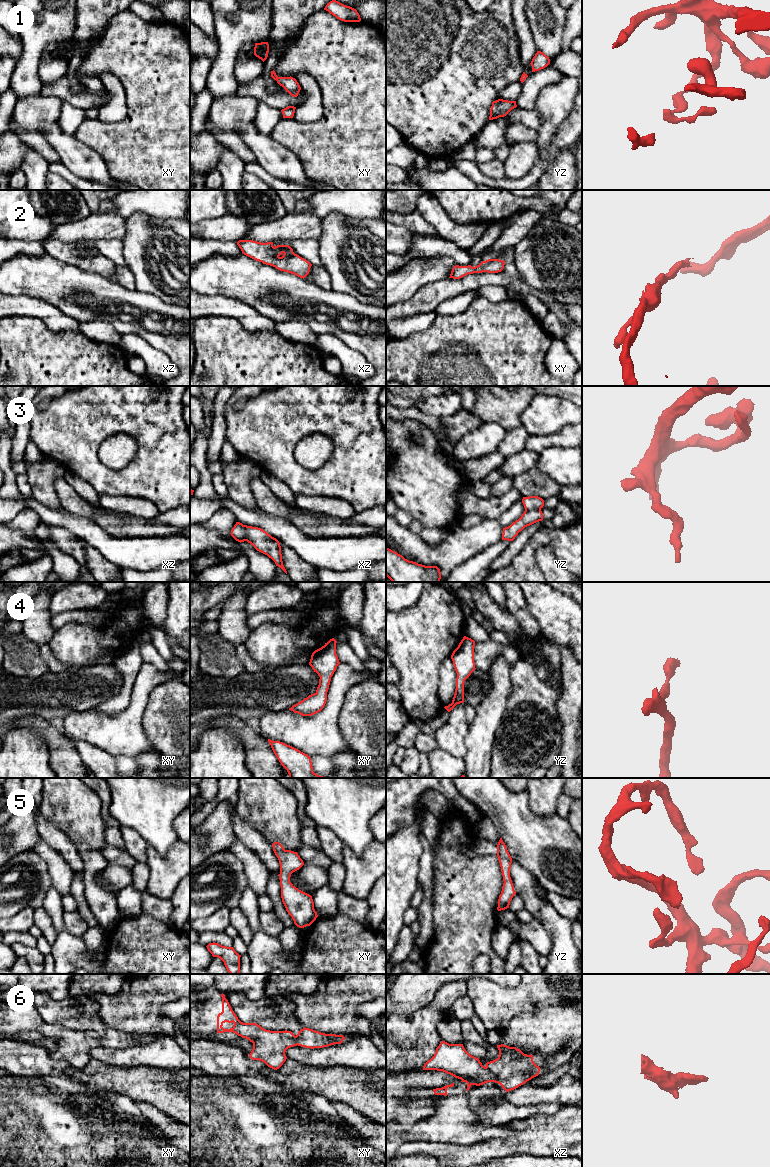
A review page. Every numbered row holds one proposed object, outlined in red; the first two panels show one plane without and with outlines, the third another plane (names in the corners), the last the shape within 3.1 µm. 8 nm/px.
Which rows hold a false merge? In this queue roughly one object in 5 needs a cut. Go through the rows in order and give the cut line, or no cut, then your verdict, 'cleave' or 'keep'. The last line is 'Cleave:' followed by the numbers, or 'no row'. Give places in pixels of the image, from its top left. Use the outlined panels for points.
1: no cut; keep
2: no cut; keep
3: cut in xz along (244, 525), (247, 540); cleave
4: no cut; keep
5: no cut; keep
6: cut in xz along (486, 1066), (497, 1082); cleave
Cleave: 3, 6

